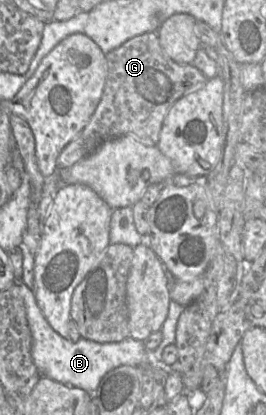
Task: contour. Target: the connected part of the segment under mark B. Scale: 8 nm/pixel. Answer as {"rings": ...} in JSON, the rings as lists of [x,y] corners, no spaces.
{"rings":[[[21,280],[18,281],[20,295],[26,307],[26,316],[32,336],[31,356],[33,363],[37,367],[41,376],[46,376],[54,381],[65,385],[71,385],[94,393],[101,379],[110,370],[121,365],[143,366],[149,362],[163,362],[162,353],[166,346],[175,344],[177,321],[184,306],[170,301],[168,314],[161,328],[162,340],[159,346],[149,352],[144,346],[144,342],[127,337],[120,342],[97,343],[81,338],[77,342],[61,337],[55,332],[47,322],[40,310],[34,292],[29,289]]]}

